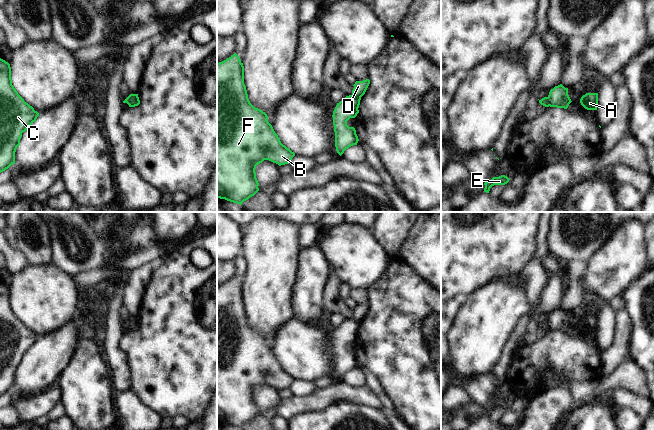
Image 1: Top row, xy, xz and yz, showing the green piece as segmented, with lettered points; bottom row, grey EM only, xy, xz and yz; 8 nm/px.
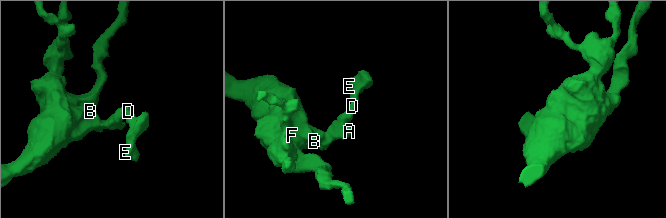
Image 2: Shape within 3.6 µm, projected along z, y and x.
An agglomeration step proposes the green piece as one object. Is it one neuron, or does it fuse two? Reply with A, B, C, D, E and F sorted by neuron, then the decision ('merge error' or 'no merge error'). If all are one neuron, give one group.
groups A B C F / D E; merge error

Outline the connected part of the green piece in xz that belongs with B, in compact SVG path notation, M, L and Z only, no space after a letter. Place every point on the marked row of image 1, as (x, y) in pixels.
M234 53L217 63L217 198L242 205L259 191L255 172L258 164L269 160L281 166L289 164L295 156L294 152L281 143L267 119L267 114L255 108L248 99L244 84L244 66L239 56Z

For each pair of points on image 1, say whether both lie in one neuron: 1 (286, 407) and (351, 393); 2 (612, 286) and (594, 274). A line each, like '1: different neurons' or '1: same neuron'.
1: same neuron
2: same neuron

